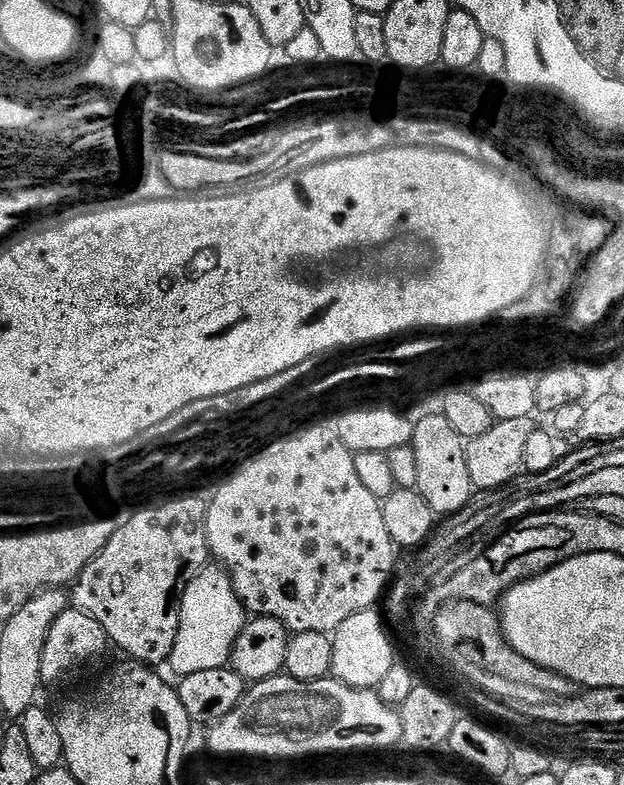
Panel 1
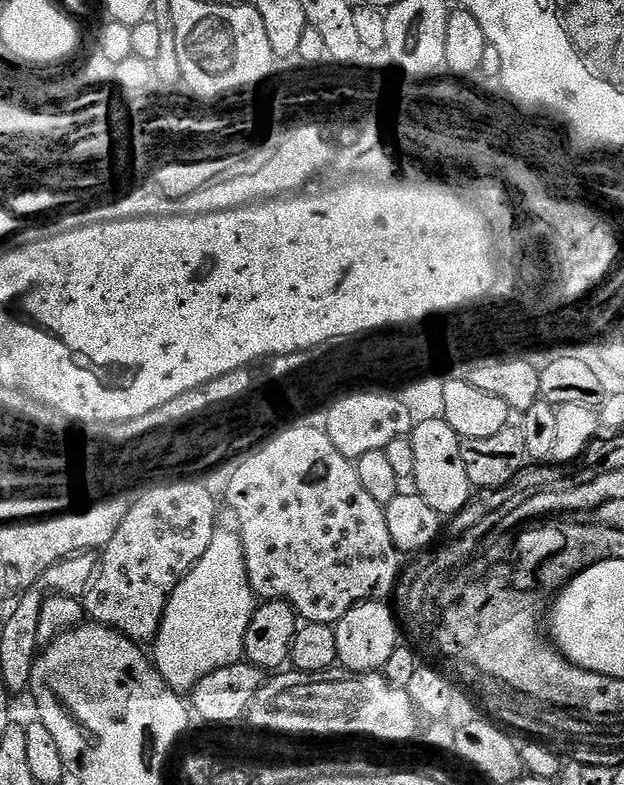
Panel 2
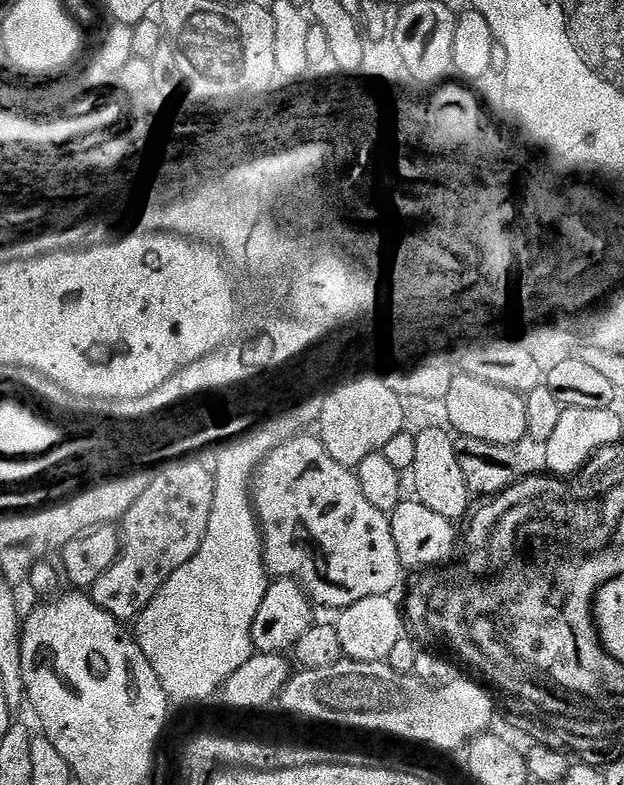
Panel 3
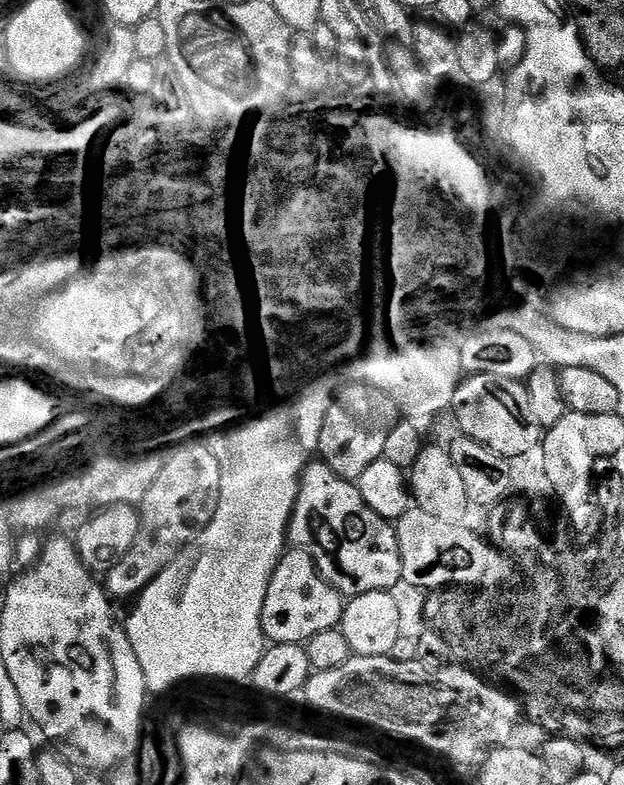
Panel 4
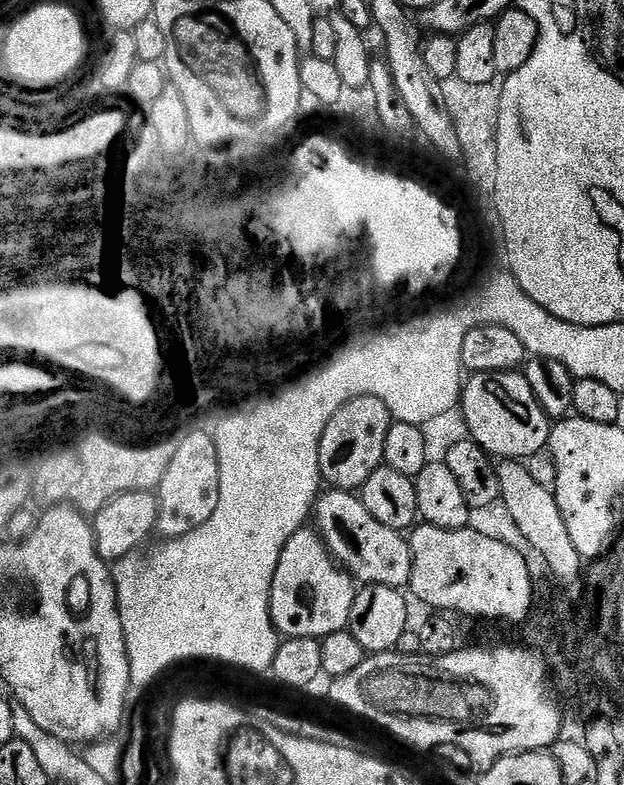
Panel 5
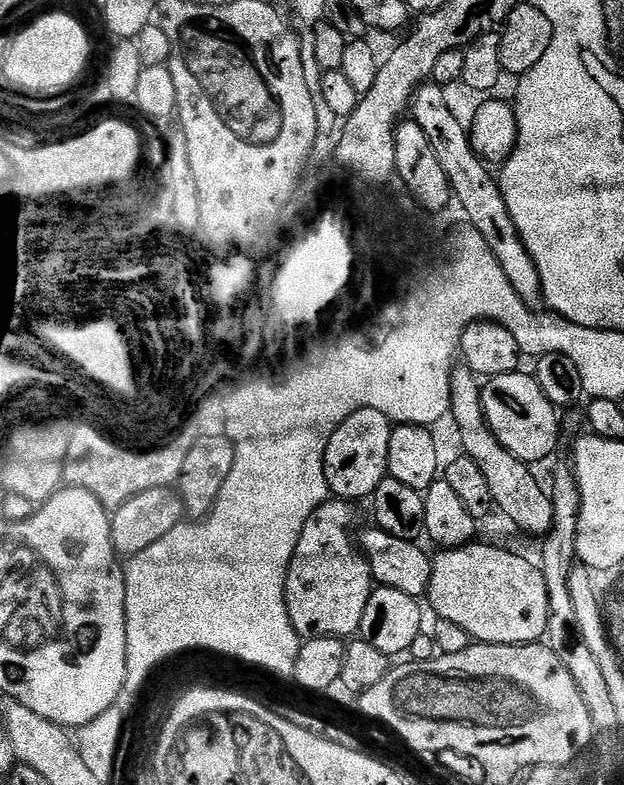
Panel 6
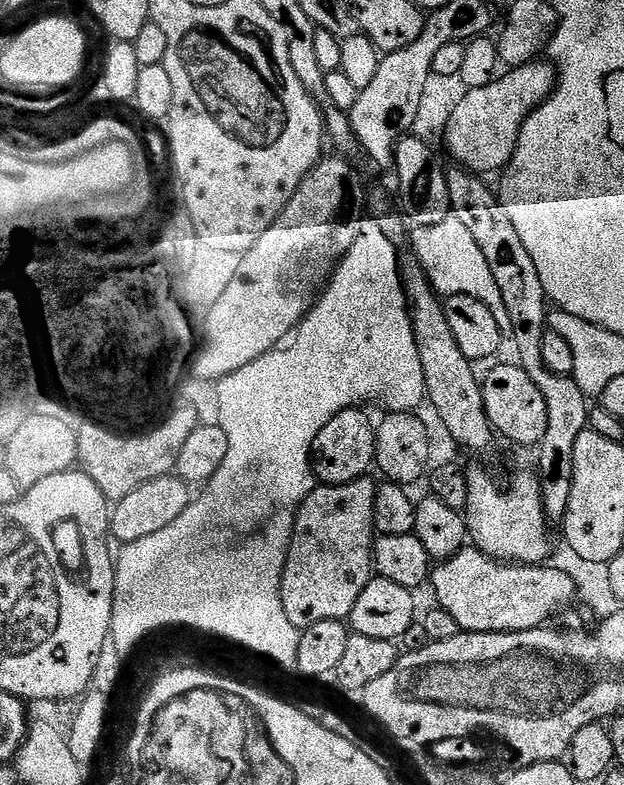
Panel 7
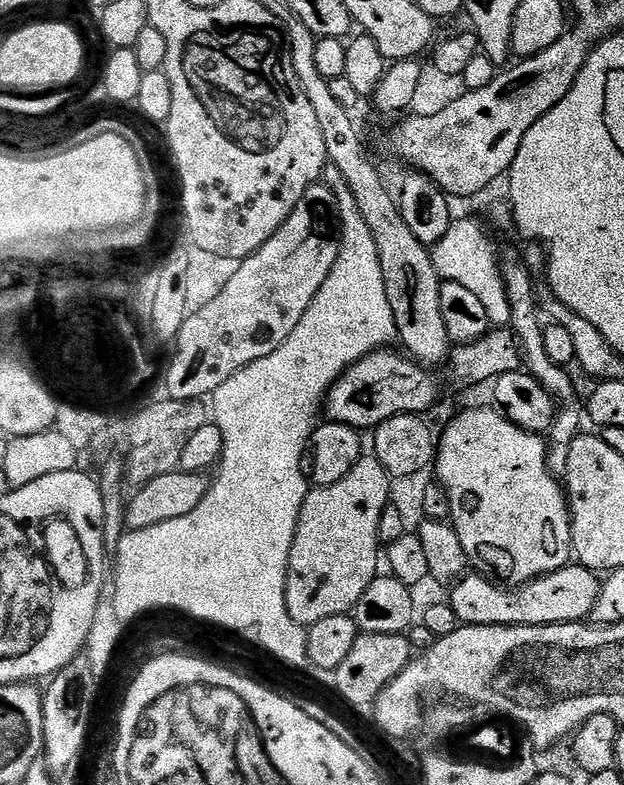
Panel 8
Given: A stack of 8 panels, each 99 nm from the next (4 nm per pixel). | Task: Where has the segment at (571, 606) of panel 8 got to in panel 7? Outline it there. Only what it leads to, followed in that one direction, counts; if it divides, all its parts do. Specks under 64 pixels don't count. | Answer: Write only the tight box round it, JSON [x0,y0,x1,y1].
[430,546,577,632]

